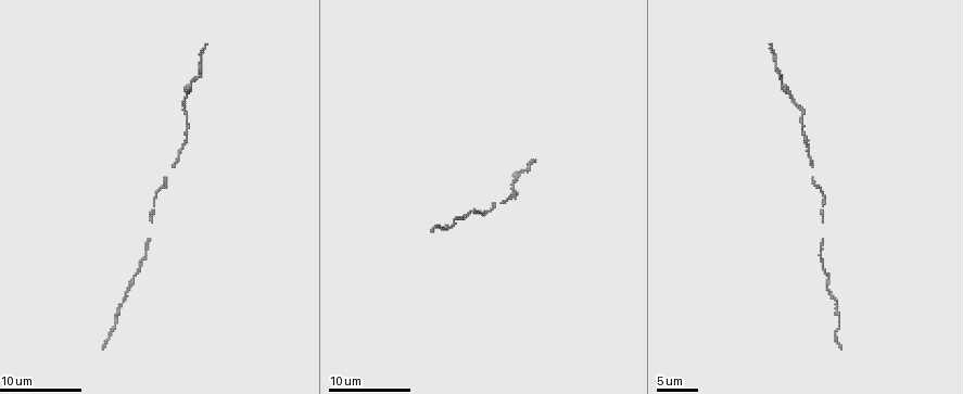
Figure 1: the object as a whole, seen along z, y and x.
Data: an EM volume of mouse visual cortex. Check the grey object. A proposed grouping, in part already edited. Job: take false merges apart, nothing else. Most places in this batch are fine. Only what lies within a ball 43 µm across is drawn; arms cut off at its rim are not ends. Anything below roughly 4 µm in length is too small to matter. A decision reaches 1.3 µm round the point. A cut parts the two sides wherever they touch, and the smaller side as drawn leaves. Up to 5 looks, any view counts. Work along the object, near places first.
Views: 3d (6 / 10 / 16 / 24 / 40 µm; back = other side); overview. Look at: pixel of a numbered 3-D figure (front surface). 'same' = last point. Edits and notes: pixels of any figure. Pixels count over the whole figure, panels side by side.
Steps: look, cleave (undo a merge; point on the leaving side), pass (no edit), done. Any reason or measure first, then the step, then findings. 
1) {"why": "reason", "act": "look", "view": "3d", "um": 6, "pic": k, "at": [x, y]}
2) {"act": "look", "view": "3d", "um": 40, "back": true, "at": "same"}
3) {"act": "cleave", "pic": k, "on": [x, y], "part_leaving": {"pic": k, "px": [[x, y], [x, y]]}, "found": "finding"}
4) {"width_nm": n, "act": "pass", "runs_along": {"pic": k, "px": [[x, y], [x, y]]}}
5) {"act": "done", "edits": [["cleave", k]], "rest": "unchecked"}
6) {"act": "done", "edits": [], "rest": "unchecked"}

{"act": "look", "view": "3d", "um": 6, "pic": 1, "at": [515, 180]}

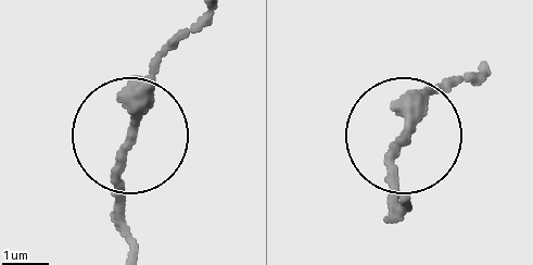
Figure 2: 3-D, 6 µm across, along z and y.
{"act": "look", "view": "3d", "um": 6, "back": true, "pic": 2, "at": [403, 141]}

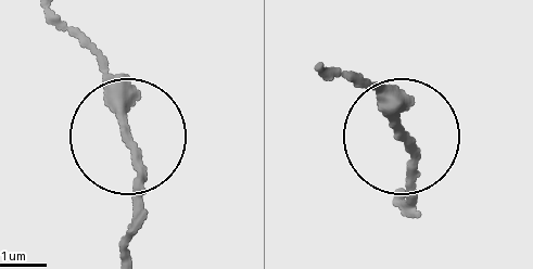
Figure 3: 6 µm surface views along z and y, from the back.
{"width_nm": 210, "act": "pass", "found": "all the same cell"}

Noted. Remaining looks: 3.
{"why": "sudden change in width", "act": "look", "view": "3d", "um": 6, "pic": 1, "at": [183, 146]}

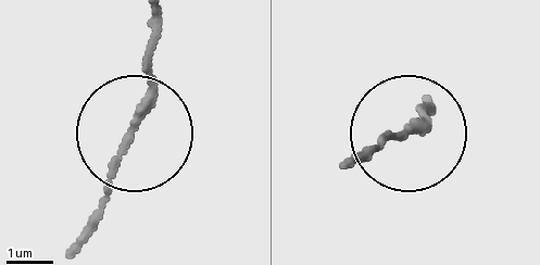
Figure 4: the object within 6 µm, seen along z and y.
{"act": "pass", "runs_along": {"pic": 4, "px": [[348, 162], [432, 104]]}, "found": "one cell here"}

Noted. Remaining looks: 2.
{"act": "look", "view": "3d", "um": 10, "pic": 1, "at": [824, 194]}

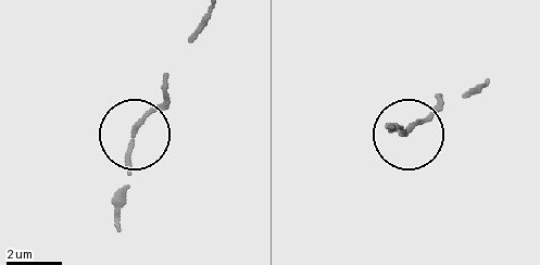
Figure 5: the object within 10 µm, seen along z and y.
{"width_nm": 150, "act": "pass", "runs_along": {"pic": 5, "px": [[135, 140], [121, 213]]}, "found": "one cell here"}

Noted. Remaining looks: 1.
{"act": "done", "edits": [], "rest": "unchecked"}

